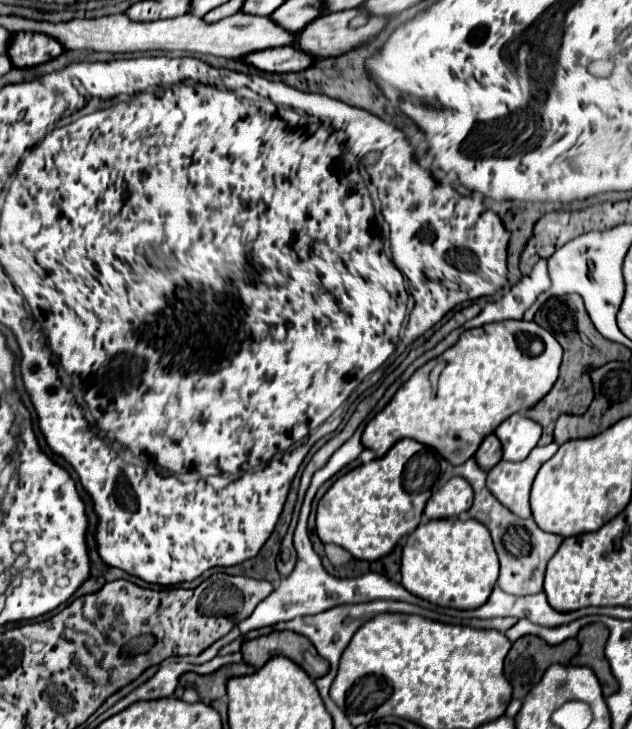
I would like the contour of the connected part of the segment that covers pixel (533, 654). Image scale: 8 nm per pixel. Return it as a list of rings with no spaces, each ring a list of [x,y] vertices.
[[[534,635],[520,637],[512,645],[504,663],[504,673],[514,689],[514,699],[522,701],[552,663],[568,665],[578,651],[580,643],[576,639],[552,647]]]

